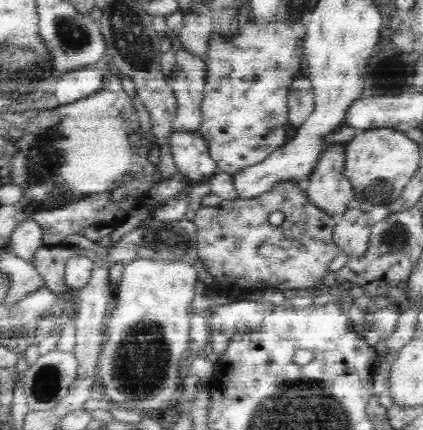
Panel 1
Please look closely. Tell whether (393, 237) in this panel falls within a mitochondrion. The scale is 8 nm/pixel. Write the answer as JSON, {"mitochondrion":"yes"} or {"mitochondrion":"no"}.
{"mitochondrion":"yes"}

